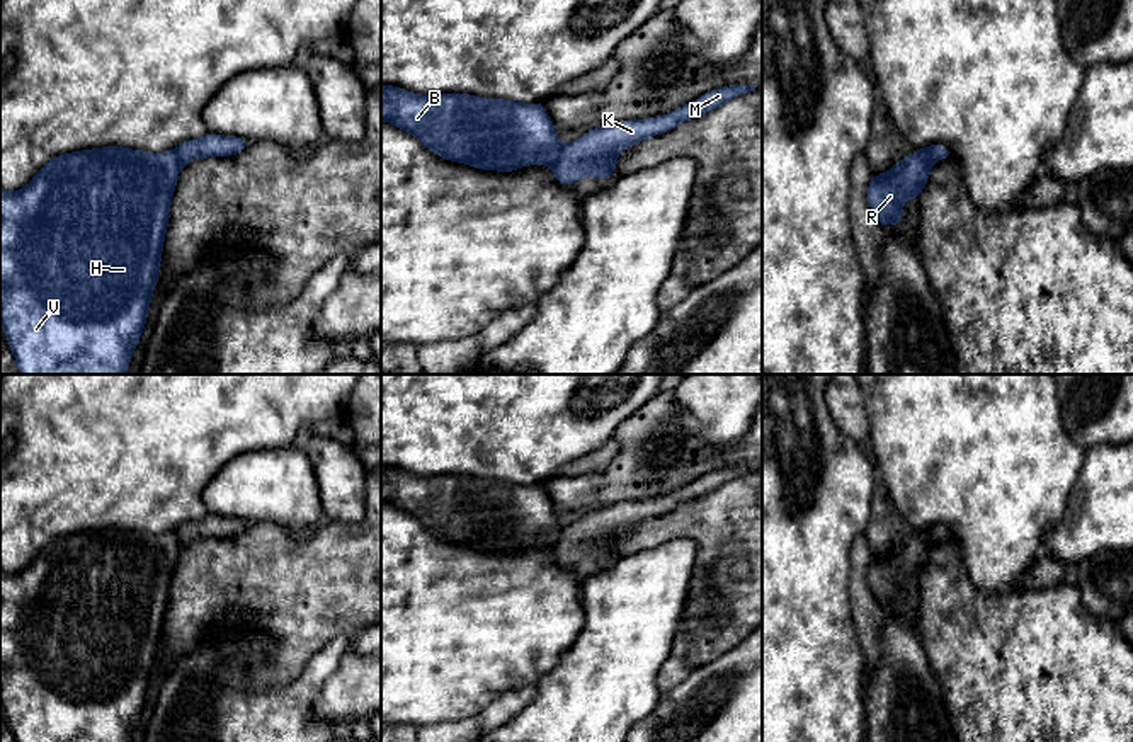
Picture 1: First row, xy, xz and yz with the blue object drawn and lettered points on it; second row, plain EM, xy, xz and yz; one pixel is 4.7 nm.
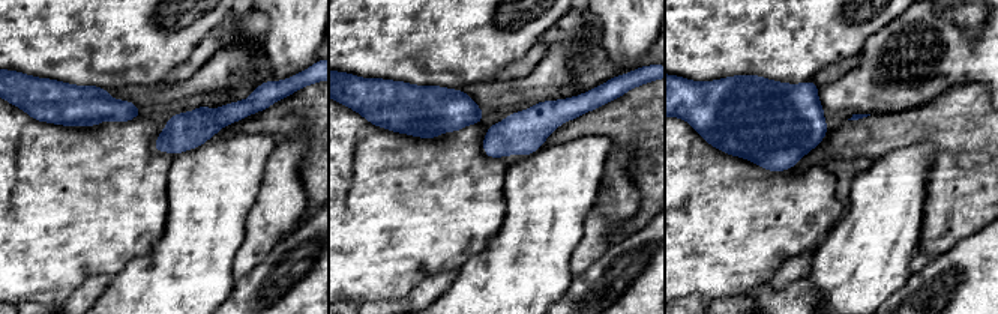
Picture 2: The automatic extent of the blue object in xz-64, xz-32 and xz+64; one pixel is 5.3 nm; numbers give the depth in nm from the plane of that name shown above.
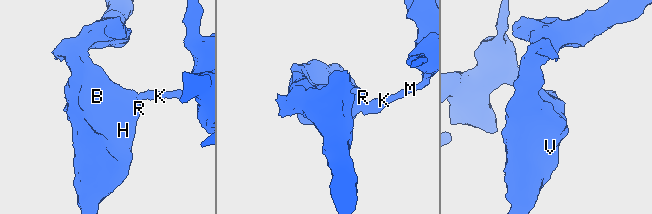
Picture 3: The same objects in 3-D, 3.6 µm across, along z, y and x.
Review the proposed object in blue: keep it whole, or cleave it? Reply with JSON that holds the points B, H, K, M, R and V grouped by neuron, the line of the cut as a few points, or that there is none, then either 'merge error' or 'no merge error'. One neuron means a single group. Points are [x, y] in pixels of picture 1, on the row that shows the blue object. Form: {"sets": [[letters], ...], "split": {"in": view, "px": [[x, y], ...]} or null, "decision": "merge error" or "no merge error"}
{"sets": [["B", "H", "R", "V"], ["K", "M"]], "split": {"in": "xz", "px": [[562, 147], [552, 169]]}, "decision": "merge error"}

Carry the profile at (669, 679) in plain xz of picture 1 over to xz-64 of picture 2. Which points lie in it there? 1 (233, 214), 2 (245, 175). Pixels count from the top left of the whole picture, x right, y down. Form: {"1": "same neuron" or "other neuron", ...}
{"1": "other neuron", "2": "other neuron"}

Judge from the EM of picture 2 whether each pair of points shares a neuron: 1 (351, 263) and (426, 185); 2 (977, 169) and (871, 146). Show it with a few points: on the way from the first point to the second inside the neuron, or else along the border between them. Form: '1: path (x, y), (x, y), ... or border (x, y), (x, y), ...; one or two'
1: path (368, 244), (407, 205); one
2: path (950, 141), (941, 132), (898, 132); one

